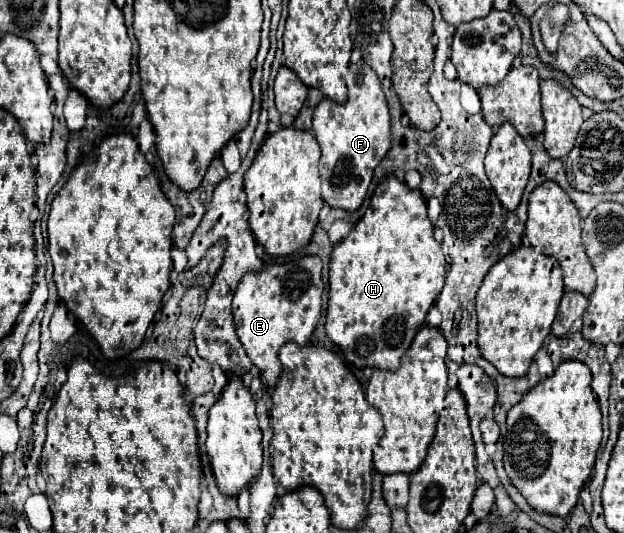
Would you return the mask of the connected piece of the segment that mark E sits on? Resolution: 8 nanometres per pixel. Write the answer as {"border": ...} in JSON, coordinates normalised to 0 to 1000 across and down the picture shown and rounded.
{"border":[[[489,478],[489,493],[431,493],[415,508],[399,508],[380,535],[373,553],[373,595],[380,629],[393,651],[405,685],[415,689],[421,715],[441,726],[450,704],[447,655],[460,640],[492,647],[514,591],[514,486],[508,478]]]}

